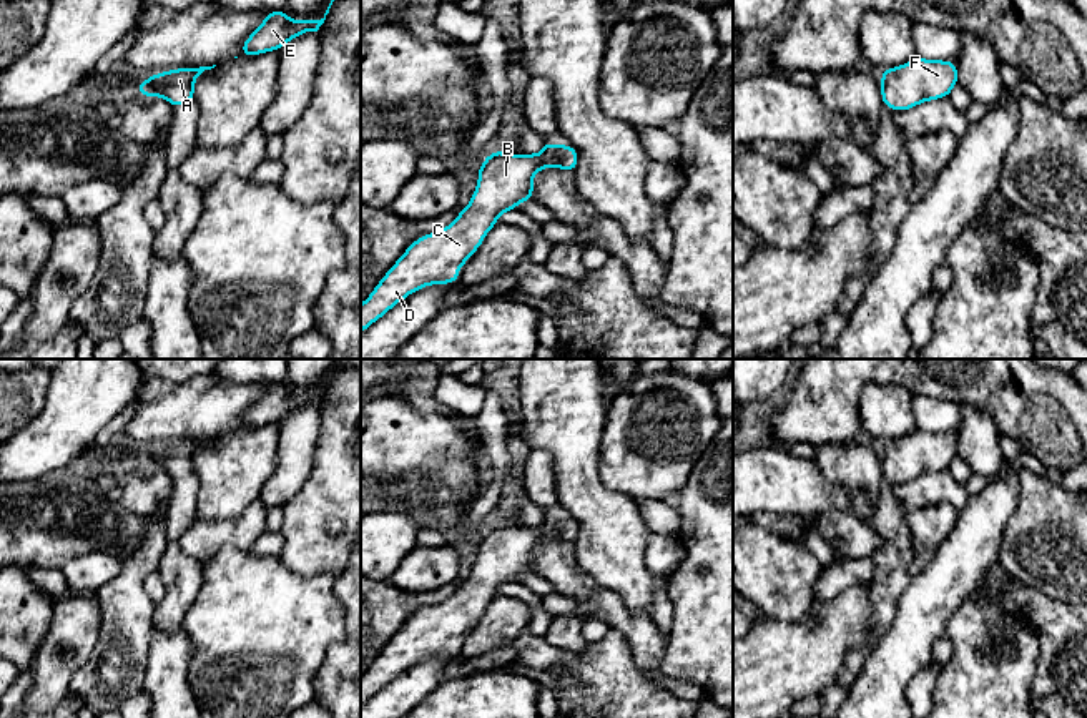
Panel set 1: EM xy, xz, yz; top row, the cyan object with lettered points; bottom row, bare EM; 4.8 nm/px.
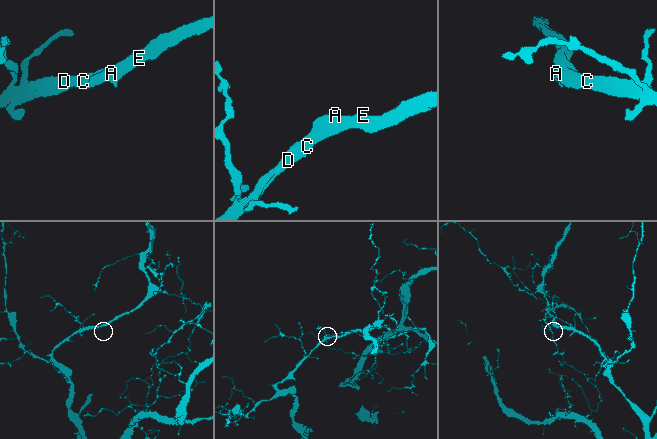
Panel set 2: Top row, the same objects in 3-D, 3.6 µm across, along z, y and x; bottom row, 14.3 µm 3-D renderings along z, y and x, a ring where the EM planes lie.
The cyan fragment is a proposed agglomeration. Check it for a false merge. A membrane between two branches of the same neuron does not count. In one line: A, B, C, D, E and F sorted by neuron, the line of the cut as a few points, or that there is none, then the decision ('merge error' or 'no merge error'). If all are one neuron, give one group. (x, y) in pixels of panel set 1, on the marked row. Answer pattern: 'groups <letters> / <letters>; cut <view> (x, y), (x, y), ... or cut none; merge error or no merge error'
groups A B C D E F; cut none; no merge error

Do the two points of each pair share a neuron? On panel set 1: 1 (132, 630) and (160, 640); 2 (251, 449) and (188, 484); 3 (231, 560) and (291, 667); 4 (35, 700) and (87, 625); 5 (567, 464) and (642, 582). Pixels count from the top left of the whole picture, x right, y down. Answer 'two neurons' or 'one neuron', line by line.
1: two neurons
2: two neurons
3: one neuron
4: one neuron
5: one neuron

